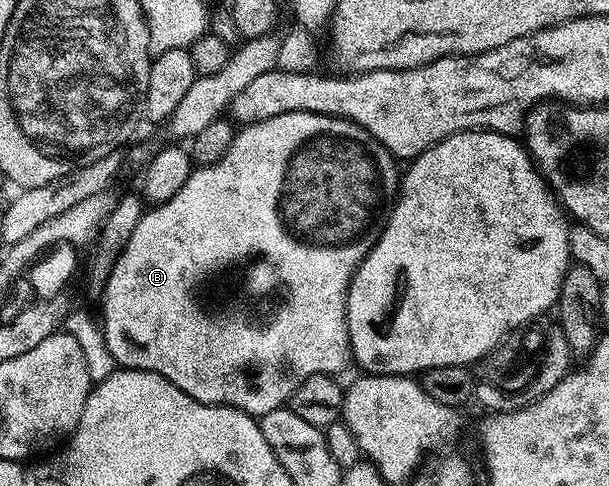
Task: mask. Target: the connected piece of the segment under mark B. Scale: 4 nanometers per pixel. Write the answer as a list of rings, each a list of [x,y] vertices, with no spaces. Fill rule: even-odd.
[[[285,112],[269,120],[244,125],[222,158],[212,166],[192,169],[189,180],[185,180],[185,188],[181,188],[177,196],[151,208],[155,210],[148,209],[143,213],[133,236],[129,237],[124,250],[116,256],[108,280],[101,287],[101,327],[105,344],[115,363],[128,370],[157,372],[165,376],[165,380],[177,384],[181,392],[193,396],[193,400],[210,406],[232,406],[234,410],[244,410],[252,416],[262,416],[280,409],[309,376],[338,375],[347,358],[349,362],[352,357],[347,331],[347,289],[351,286],[355,269],[371,248],[377,223],[384,217],[397,193],[395,165],[396,159],[380,142],[344,118],[330,118],[327,114],[313,112]]]

